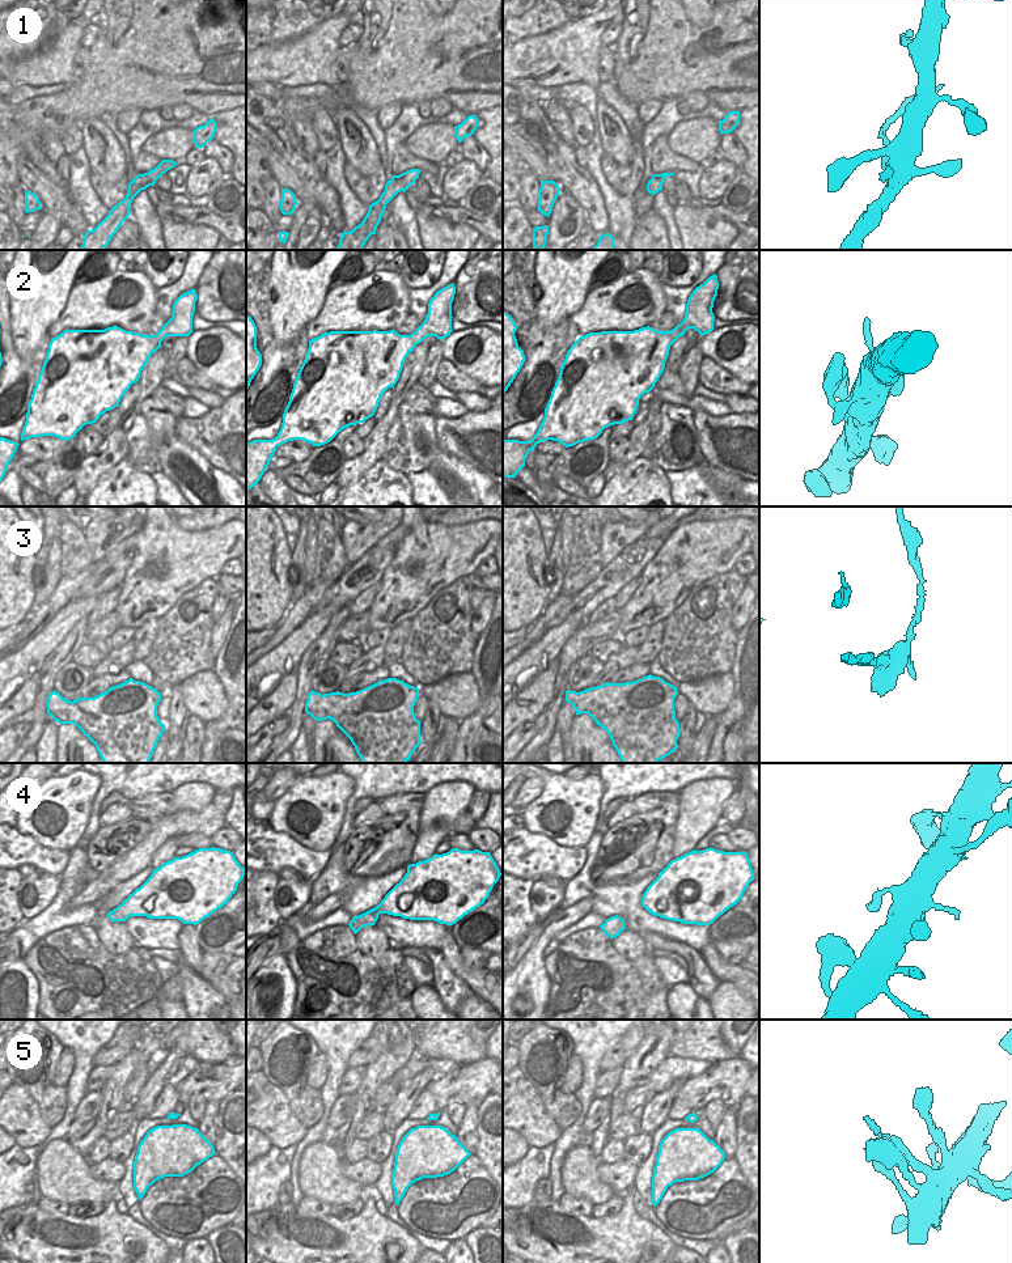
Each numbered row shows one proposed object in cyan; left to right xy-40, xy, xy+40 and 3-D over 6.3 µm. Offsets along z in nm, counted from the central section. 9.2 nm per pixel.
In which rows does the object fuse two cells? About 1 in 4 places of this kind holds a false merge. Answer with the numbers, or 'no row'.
1, 3

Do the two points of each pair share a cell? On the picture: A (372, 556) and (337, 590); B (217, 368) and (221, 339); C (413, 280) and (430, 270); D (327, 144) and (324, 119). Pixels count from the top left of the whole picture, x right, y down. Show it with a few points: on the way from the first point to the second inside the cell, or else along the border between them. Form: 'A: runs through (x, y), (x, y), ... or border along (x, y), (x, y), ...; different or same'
A: runs through (363, 564), (346, 581); same
B: runs through (221, 361), (221, 346); same
C: runs through (416, 276), (426, 271); same
D: runs through (325, 138), (321, 132), (324, 126); same

